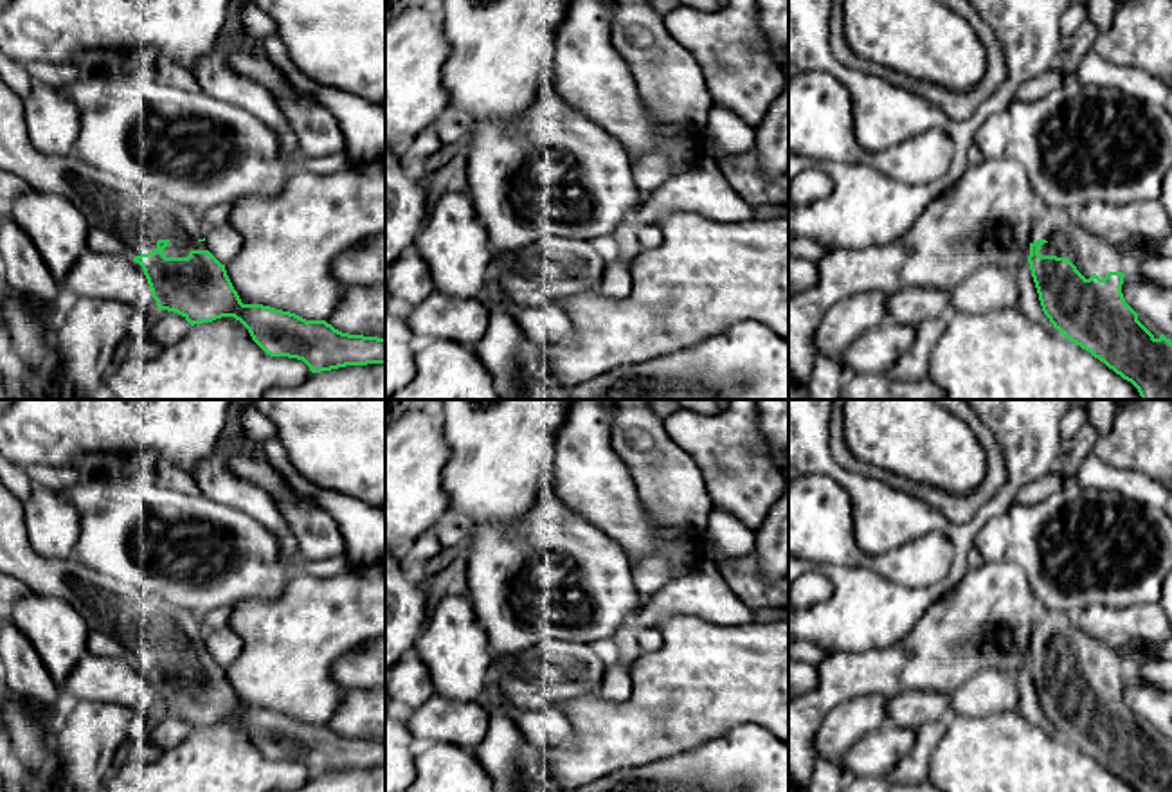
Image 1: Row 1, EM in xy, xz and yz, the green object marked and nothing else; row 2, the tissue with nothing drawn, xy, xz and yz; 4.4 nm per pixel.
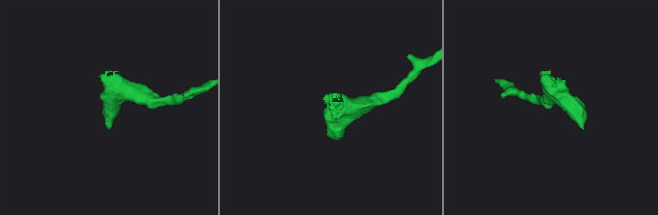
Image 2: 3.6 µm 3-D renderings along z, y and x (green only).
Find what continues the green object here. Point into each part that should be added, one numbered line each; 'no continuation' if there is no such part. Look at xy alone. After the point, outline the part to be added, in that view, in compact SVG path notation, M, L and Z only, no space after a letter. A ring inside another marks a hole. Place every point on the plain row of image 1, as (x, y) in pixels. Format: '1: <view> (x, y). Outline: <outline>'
1: xy (105, 603). Outline: M0 482L0 572L16 578L32 592L59 598L81 614L90 630L106 632L121 639L131 662L157 652L158 643L167 643L166 661L187 661L191 653L207 653L198 617L194 612L175 607L162 598L139 596L128 585L99 572L77 558L50 560L36 553L22 515L23 504Z

